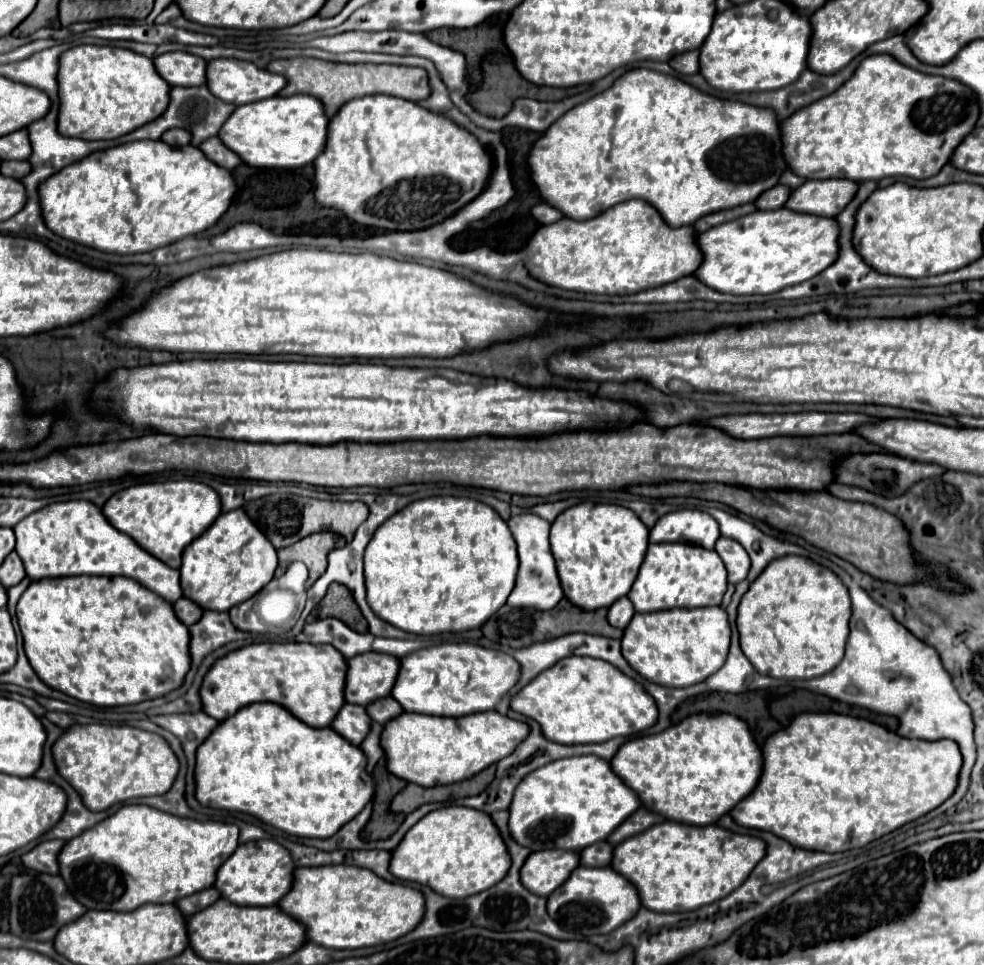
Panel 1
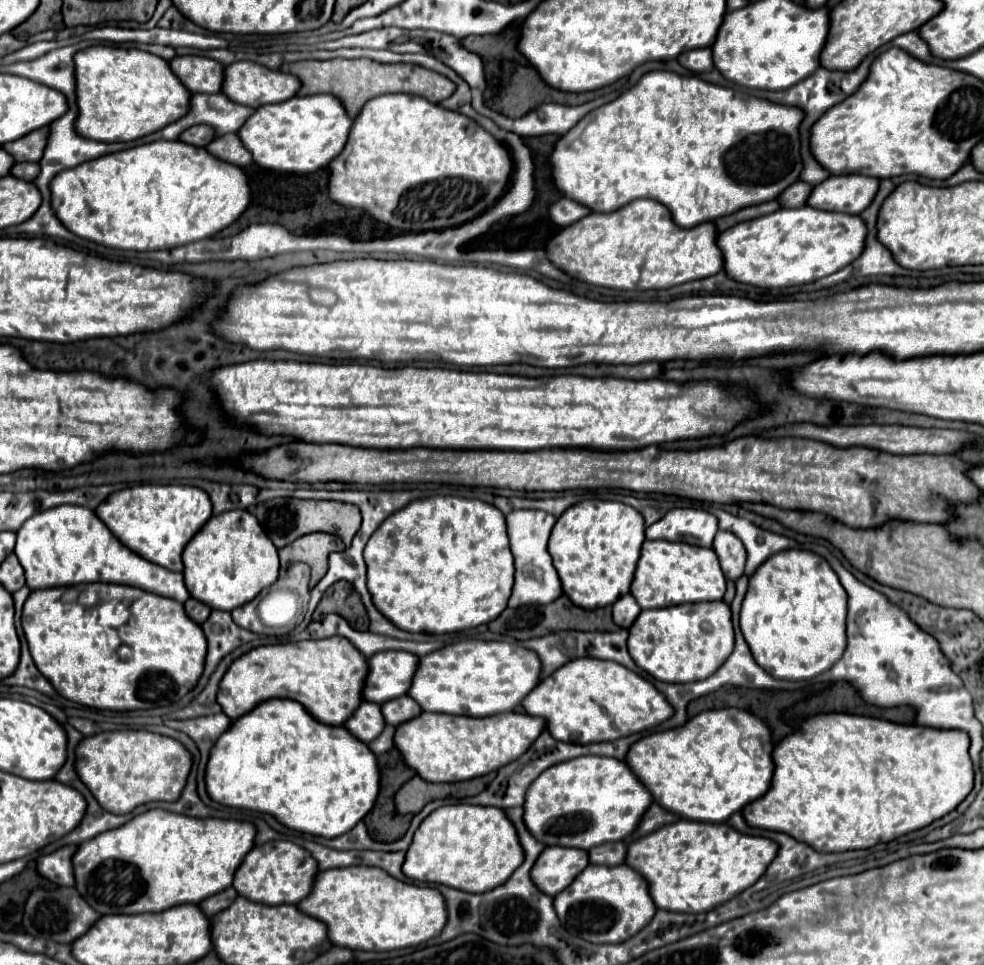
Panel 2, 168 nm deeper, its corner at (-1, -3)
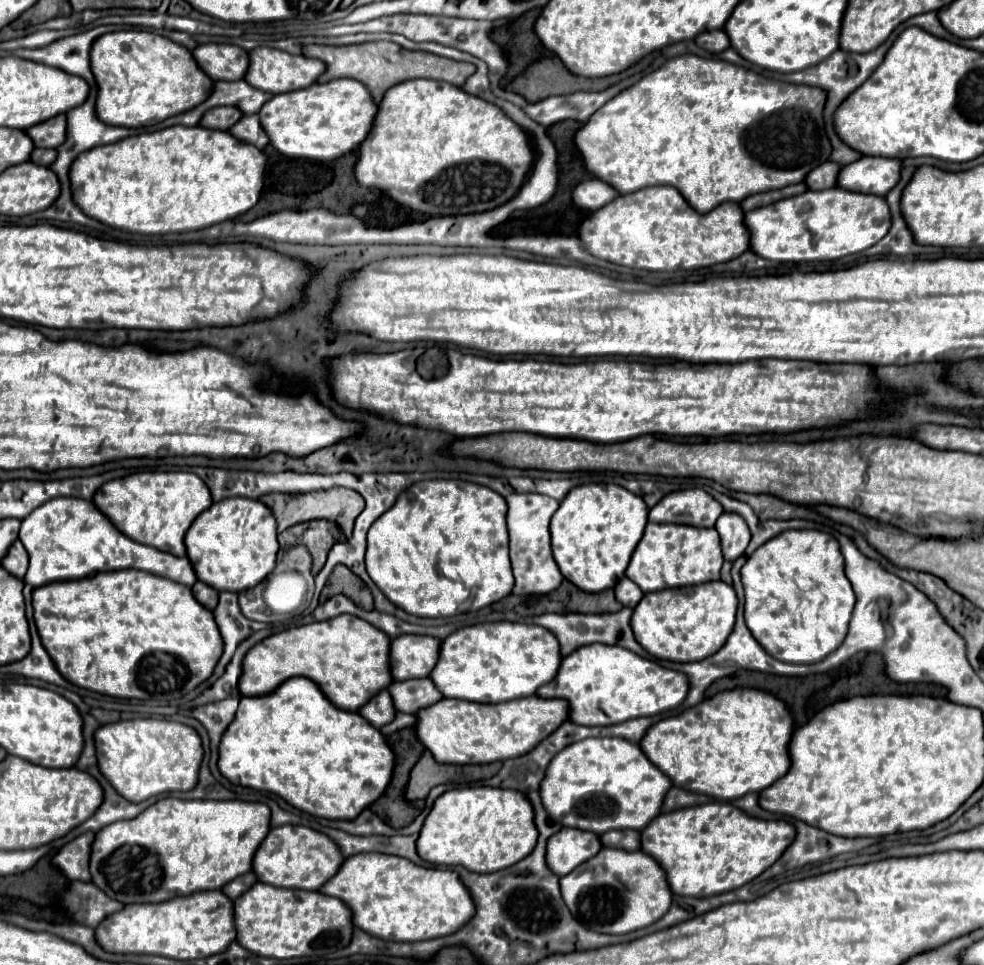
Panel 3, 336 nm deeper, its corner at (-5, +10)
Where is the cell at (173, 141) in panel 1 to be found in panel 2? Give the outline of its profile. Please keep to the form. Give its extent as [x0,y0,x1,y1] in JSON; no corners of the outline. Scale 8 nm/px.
[179,125,215,147]

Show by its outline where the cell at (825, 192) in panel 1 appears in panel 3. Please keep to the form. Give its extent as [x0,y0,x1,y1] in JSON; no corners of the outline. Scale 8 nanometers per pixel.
[839,156,901,196]

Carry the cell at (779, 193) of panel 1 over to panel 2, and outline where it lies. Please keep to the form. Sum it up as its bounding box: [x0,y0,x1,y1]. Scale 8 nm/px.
[777,181,813,207]

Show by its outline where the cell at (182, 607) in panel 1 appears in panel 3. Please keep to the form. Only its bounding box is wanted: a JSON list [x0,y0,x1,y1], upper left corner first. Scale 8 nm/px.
[193,582,219,610]

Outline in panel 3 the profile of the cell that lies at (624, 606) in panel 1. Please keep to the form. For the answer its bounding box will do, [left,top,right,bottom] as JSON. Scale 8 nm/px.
[615,578,643,608]

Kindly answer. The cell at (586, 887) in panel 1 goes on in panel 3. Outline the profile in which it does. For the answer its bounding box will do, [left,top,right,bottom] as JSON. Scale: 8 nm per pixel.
[561,848,673,934]

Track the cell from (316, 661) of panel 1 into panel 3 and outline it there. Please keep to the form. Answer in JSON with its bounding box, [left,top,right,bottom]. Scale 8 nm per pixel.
[239,614,393,712]

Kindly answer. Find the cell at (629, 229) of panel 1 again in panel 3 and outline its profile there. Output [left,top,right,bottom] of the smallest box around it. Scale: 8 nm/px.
[581,186,747,270]

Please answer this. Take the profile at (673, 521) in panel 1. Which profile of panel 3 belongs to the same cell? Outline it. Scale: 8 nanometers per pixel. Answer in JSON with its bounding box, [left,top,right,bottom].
[649,488,723,526]

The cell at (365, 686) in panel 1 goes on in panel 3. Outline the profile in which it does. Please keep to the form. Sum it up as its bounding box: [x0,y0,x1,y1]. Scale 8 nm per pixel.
[391,634,439,680]

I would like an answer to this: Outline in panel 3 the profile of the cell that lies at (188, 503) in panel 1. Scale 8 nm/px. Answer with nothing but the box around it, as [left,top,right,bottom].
[93,472,213,556]

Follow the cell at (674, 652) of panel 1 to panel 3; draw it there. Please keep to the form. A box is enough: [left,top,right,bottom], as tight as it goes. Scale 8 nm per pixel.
[631,580,737,662]

